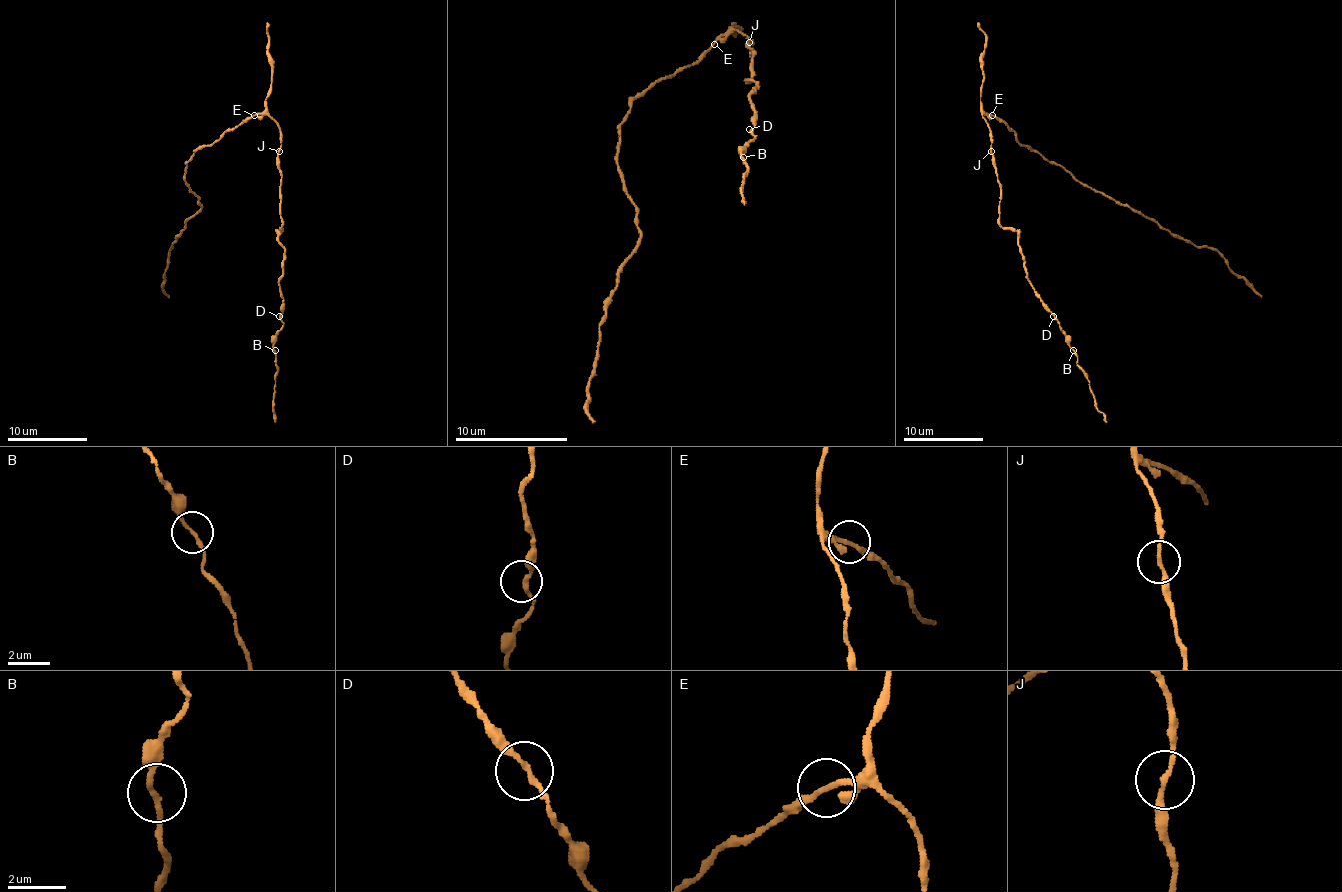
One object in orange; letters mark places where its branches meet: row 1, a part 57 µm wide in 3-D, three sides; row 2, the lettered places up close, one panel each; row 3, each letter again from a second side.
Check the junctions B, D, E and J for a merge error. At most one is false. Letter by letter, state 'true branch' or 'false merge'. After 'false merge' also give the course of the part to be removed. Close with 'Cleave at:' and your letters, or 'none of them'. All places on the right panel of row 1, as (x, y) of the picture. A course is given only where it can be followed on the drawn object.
B: true branch
D: true branch
E: true branch
J: true branch
Cleave at: none of them

